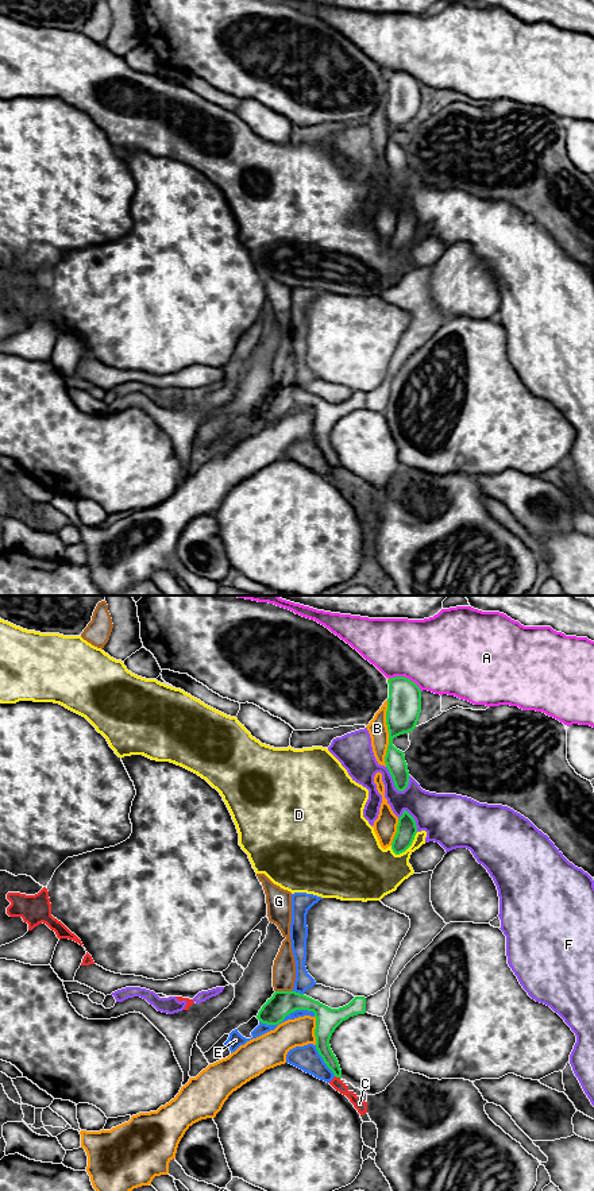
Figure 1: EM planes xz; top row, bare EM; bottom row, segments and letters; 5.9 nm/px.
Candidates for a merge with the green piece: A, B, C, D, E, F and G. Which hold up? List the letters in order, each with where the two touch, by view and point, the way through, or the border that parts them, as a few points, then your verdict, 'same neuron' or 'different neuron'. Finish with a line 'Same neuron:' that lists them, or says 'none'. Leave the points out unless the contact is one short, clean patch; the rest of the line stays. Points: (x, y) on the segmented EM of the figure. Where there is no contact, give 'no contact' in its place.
A: meets green in xz at (404, 677); different neuron
B: meets green in xz at (389, 733); different neuron
C: meets green in xz at (338, 1076); different neuron
D: meets green in xz at (407, 848); different neuron
E: meets green in xz at (286, 1014); different neuron
F: meets green in xz at (393, 781); different neuron
G: meets green in xz at (284, 991); different neuron
Same neuron: none

